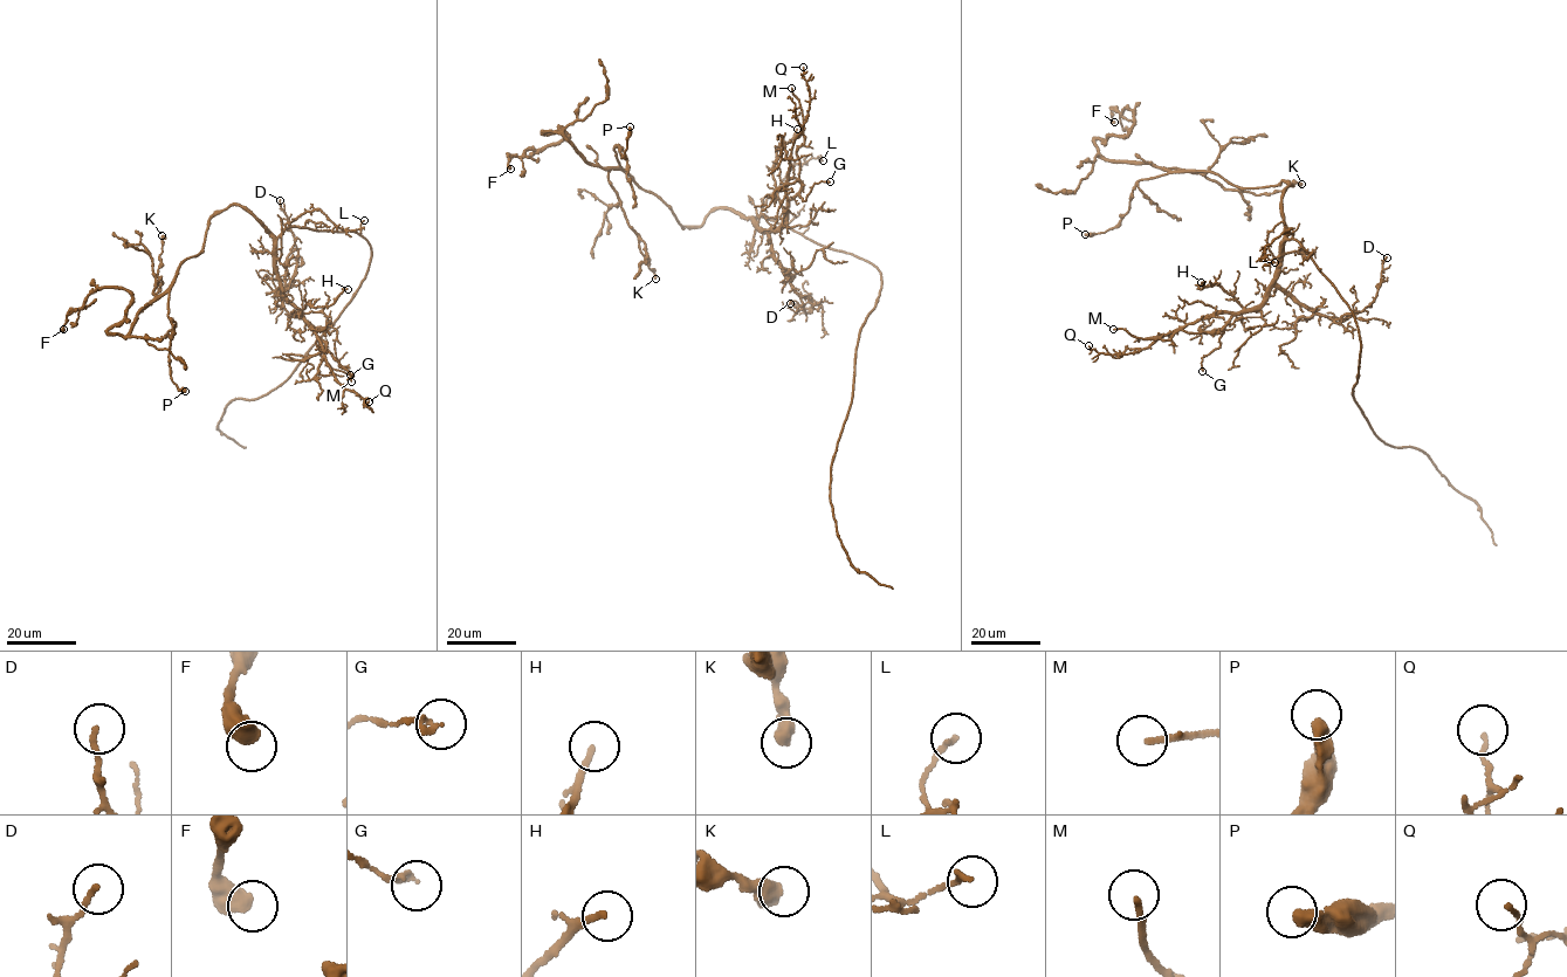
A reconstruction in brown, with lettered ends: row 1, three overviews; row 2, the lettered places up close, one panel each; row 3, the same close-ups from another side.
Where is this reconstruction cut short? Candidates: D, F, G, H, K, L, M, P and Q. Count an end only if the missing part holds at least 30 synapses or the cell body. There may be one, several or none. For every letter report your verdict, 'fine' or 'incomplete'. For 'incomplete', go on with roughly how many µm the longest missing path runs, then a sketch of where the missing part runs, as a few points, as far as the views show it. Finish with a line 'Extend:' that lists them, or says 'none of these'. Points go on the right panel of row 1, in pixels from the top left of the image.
D: fine
F: fine
G: fine
H: fine
K: fine
L: fine
M: fine
P: fine
Q: fine
Extend: none of these

